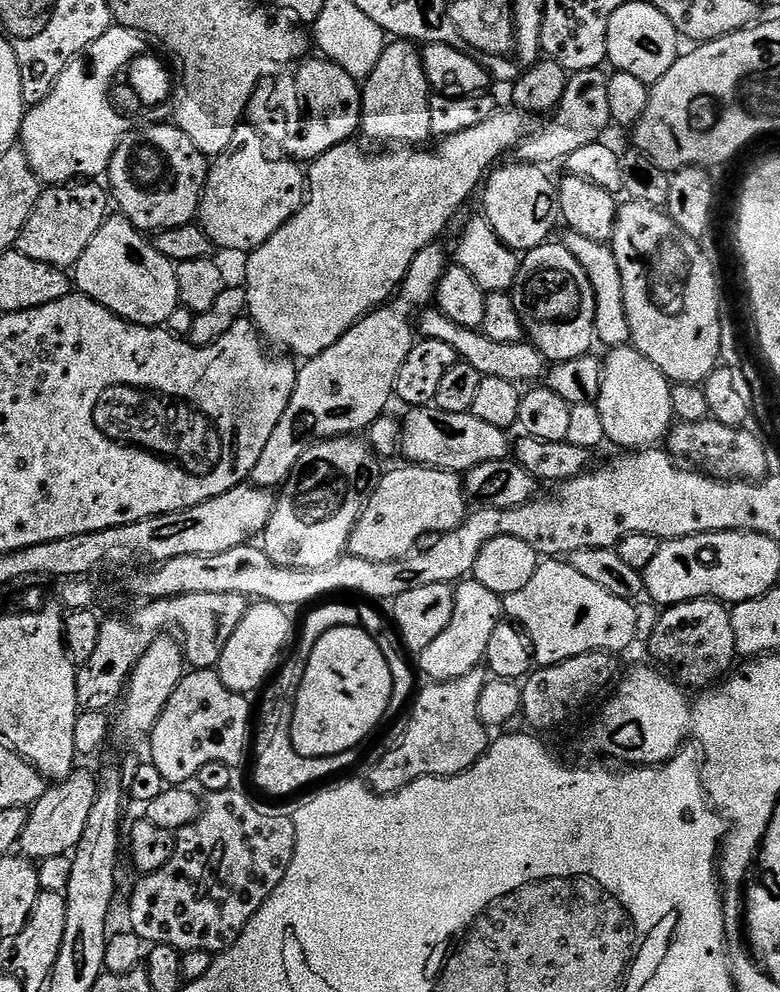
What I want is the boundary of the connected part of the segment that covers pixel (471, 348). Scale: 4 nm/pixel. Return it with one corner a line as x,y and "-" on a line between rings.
439,310
425,311
419,317
418,332
425,340
437,340
446,342
446,346
454,346
457,357
463,363
474,366
474,370
478,370
481,377
502,378
517,386
528,386
536,382
531,380
536,380
539,376
541,379
546,372
544,356
530,342
518,344
494,342
494,338
486,338
483,331
458,326
458,322
450,322
450,318
446,318
446,314
442,314

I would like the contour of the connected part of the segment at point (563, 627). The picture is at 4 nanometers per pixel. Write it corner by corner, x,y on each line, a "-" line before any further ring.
548,558
537,563
534,578
514,594
503,597
504,615
526,633
535,663
542,668
587,652
621,654
637,643
636,604
606,594
602,586
578,574
571,562

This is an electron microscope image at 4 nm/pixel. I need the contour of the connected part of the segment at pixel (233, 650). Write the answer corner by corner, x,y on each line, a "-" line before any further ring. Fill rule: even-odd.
256,602
249,607
238,630
230,634
220,655
218,671
222,682
231,692
259,693
271,681
294,640
294,624
292,628
292,620
288,616
291,616
289,609
276,604

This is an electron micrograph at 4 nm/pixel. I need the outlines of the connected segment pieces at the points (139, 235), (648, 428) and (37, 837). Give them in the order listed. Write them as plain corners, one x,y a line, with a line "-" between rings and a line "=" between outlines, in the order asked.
119,214
109,215
98,234
90,238
90,246
74,266
74,284
79,295
106,306
131,324
147,328
167,325
170,314
181,307
176,264
158,254
155,243
=
625,346
613,348
603,357
604,377
600,397
595,406
602,414
602,427
606,429
606,441
609,445
617,444
620,450
647,450
659,445
669,435
674,424
672,414
672,384
637,348
=
73,771
65,780
45,787
42,798
31,805
26,830
22,830
18,845
19,855
39,862
55,856
67,856
76,849
82,838
82,830
86,830
86,822
90,819
90,810
94,810
98,787
95,775
80,771

